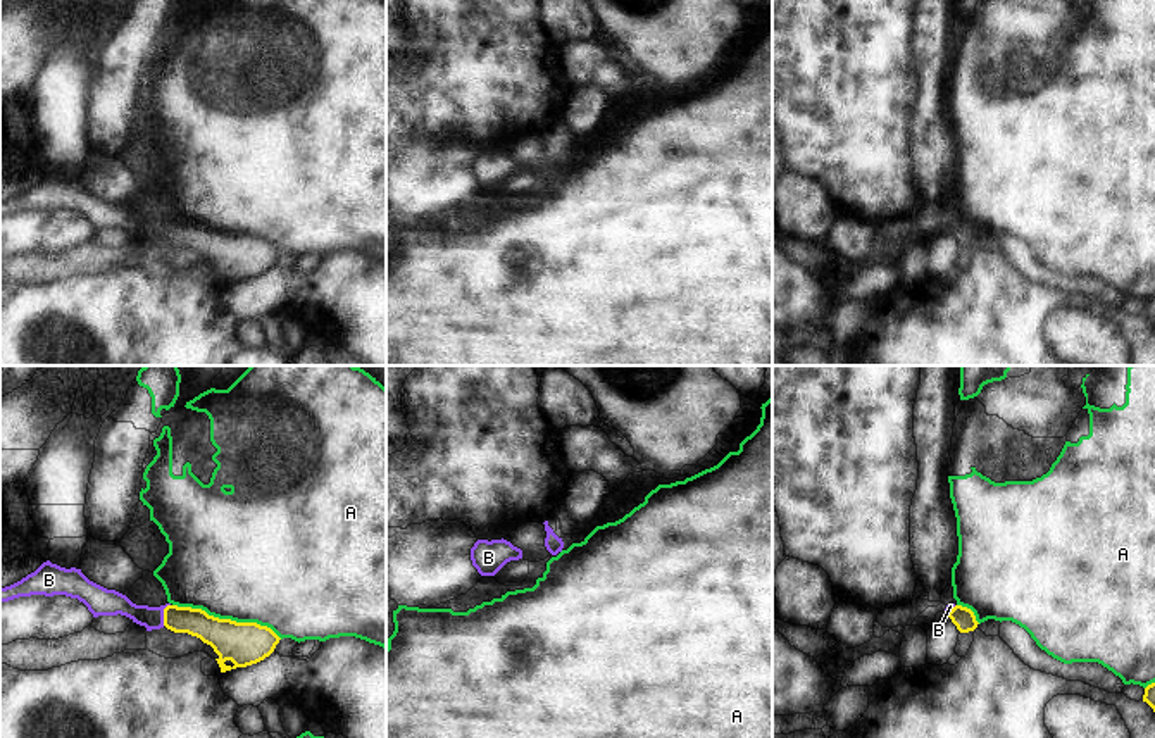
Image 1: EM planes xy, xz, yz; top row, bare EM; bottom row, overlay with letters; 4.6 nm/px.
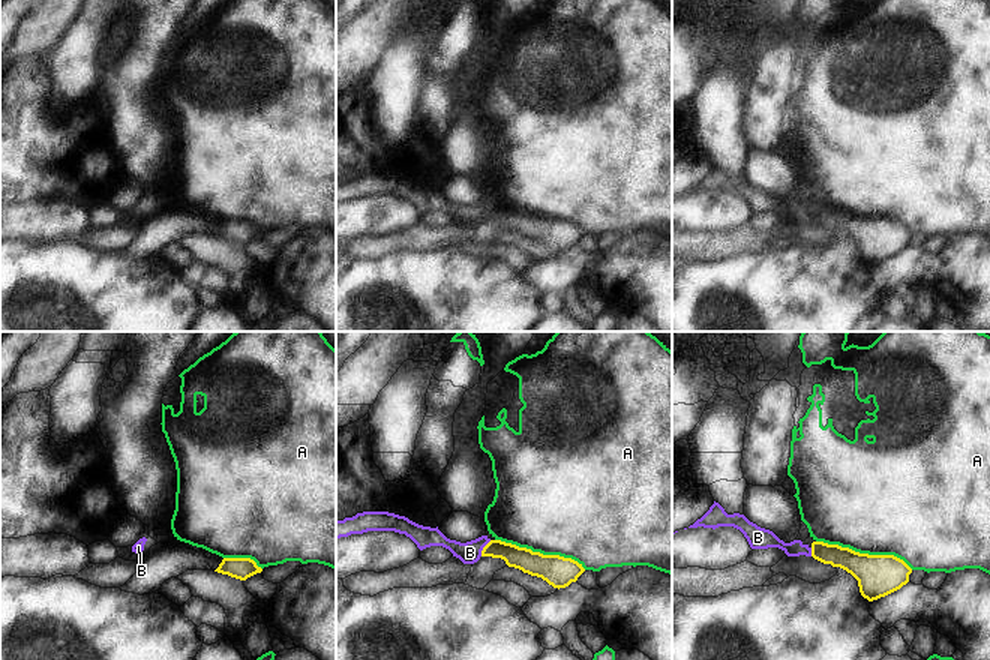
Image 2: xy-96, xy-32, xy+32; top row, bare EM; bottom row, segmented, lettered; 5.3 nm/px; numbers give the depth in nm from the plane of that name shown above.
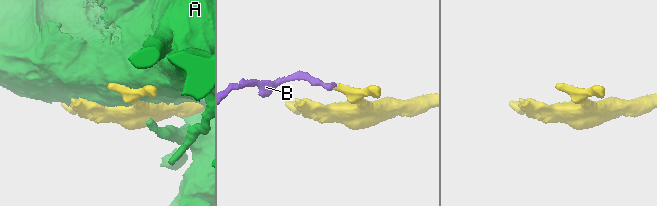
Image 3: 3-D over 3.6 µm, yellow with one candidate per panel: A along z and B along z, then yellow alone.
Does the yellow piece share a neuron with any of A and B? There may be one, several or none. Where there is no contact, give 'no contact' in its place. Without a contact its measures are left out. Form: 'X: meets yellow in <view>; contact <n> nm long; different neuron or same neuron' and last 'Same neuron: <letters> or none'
A: meets yellow in xy; contact 550 nm long; different neuron
B: meets yellow in xy; contact 110 nm long; same neuron
Same neuron: B

